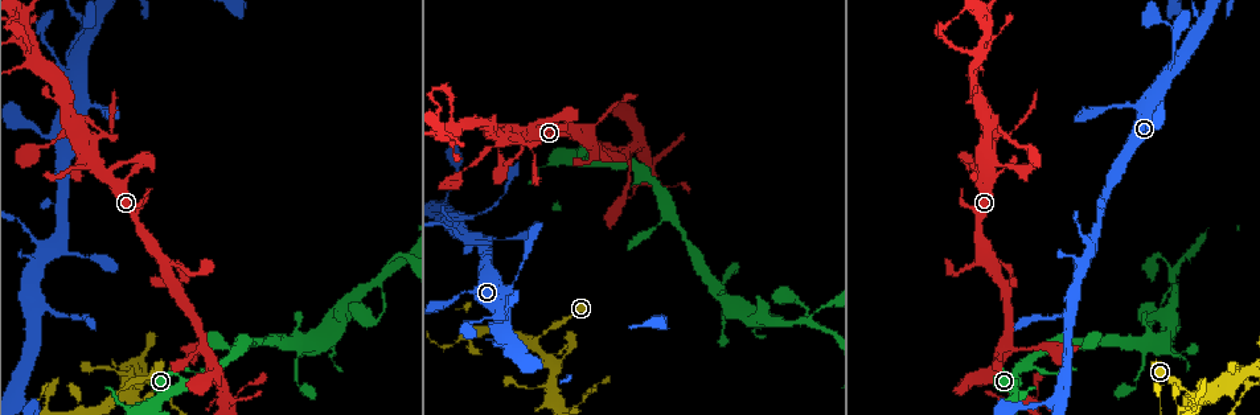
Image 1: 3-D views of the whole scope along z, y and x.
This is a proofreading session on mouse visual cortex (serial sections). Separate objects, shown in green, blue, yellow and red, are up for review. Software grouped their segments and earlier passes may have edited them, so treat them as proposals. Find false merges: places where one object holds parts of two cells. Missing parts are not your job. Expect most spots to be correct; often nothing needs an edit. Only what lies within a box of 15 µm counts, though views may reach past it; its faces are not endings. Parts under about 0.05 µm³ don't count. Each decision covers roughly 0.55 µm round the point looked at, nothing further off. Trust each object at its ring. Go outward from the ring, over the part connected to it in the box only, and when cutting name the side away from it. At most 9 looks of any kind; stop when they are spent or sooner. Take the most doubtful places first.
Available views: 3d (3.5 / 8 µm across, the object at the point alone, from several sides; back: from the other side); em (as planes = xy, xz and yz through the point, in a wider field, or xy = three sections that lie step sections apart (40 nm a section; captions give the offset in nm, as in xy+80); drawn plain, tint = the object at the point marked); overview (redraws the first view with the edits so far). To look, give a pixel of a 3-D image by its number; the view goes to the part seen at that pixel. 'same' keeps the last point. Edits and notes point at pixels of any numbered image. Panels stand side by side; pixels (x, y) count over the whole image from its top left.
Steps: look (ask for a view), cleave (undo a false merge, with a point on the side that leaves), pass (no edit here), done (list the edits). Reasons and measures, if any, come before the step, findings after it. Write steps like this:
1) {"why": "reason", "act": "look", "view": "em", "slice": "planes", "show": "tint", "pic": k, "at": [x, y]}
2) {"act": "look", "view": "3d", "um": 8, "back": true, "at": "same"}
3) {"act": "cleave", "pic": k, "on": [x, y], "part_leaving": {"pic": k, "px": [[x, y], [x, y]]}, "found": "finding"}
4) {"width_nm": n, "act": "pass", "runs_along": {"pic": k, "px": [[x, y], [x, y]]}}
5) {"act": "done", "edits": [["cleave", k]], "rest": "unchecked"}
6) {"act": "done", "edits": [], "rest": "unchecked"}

{"why": "calibre changes", "act": "look", "view": "3d", "um": 3.5, "pic": 1, "at": [524, 142]}

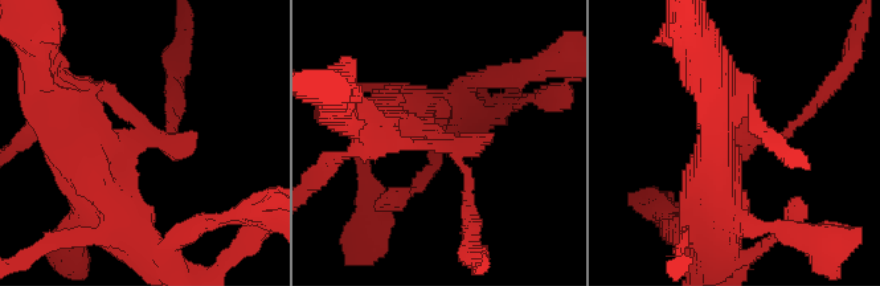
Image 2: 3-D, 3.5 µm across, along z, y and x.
{"act": "look", "view": "em", "slice": "xy", "step": 2, "show": "tint", "pic": 2, "at": [142, 136]}

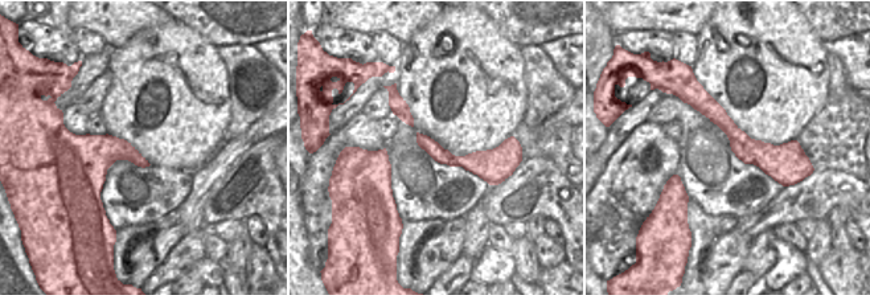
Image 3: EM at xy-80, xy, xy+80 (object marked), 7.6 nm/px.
{"act": "pass", "runs_along": {"pic": 3, "px": [[686, 99], [752, 151], [800, 162]]}, "found": "all the same cell"}

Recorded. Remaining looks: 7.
{"why": "narrows sharply", "act": "look", "view": "3d", "um": 3.5, "pic": 1, "at": [78, 64]}

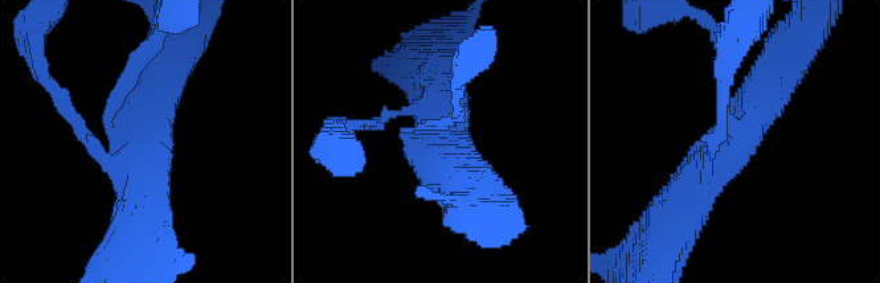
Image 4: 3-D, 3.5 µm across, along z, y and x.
{"arms": 4, "arm_widths_nm": [100, 150, 450, 500], "why": "shape alone is not enough", "act": "look", "view": "em", "slice": "xy", "step": 2, "show": "tint", "pic": 4, "at": [436, 134]}

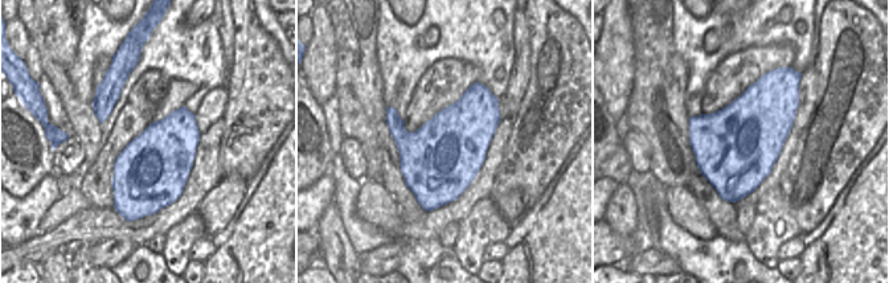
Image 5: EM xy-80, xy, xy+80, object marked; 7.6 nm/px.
{"act": "pass", "runs_along": {"pic": 4, "px": [[678, 214], [749, 124], [773, 72]]}, "found": "continuous, no second cell"}

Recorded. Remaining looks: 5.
{"why": "sudden change in width", "act": "look", "view": "3d", "um": 3.5, "pic": 1, "at": [813, 315]}

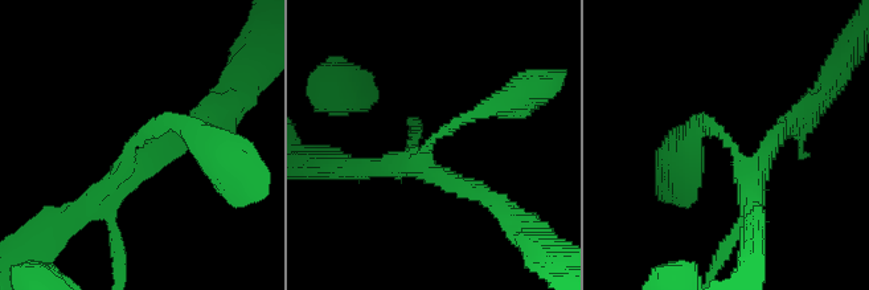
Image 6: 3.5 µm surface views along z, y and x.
{"arms": 3, "arm_widths_nm": [150, 250, 300], "act": "look", "view": "em", "slice": "xy", "step": 3, "show": "tint", "pic": 6, "at": [735, 151]}

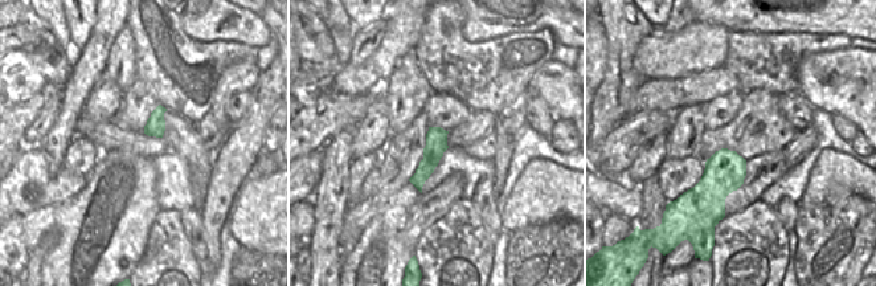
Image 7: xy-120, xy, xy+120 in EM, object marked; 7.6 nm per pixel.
{"act": "pass", "runs_along": {"pic": 6, "px": [[76, 212], [148, 131], [193, 135]]}, "found": "all the same cell"}

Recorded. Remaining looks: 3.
{"act": "look", "view": "3d", "um": 3.5, "pic": 1, "at": [21, 399]}

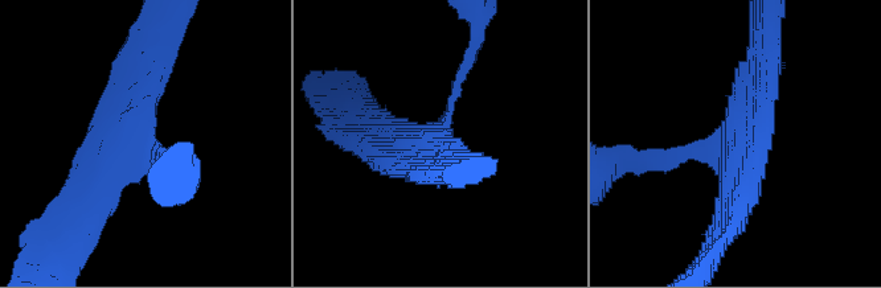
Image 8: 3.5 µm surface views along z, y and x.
{"why": "shape alone is not enough", "act": "look", "view": "em", "slice": "xy", "step": 5, "show": "plain", "pic": 8, "at": [139, 133]}

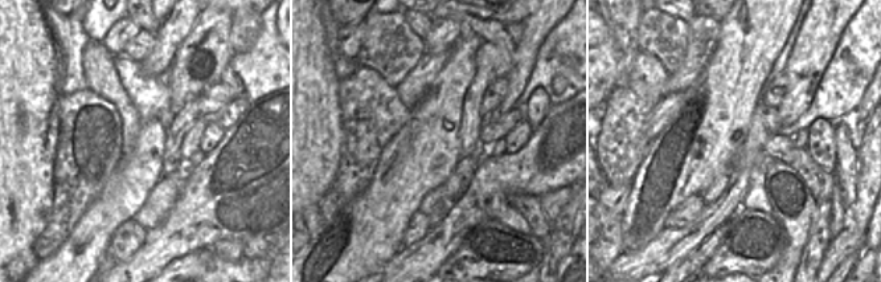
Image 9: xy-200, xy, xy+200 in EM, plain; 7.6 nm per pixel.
{"act": "look", "view": "em", "slice": "xy", "step": 5, "show": "tint", "at": "same"}

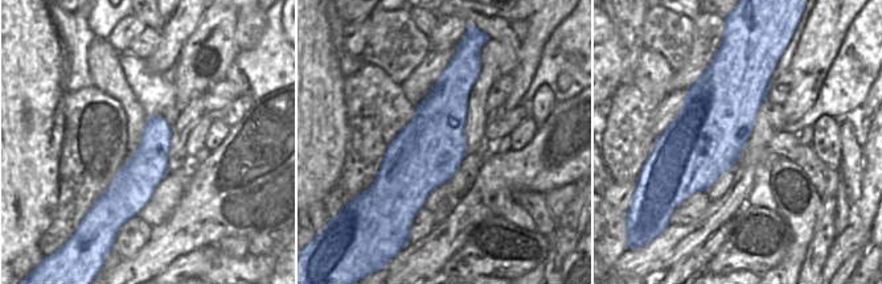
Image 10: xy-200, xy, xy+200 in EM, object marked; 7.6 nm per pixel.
{"act": "pass", "runs_along": {"pic": 8, "px": [[763, 50], [730, 140], [666, 160]]}, "found": "all the same cell"}

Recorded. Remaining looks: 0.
{"act": "done", "edits": [], "rest": "unchecked"}

